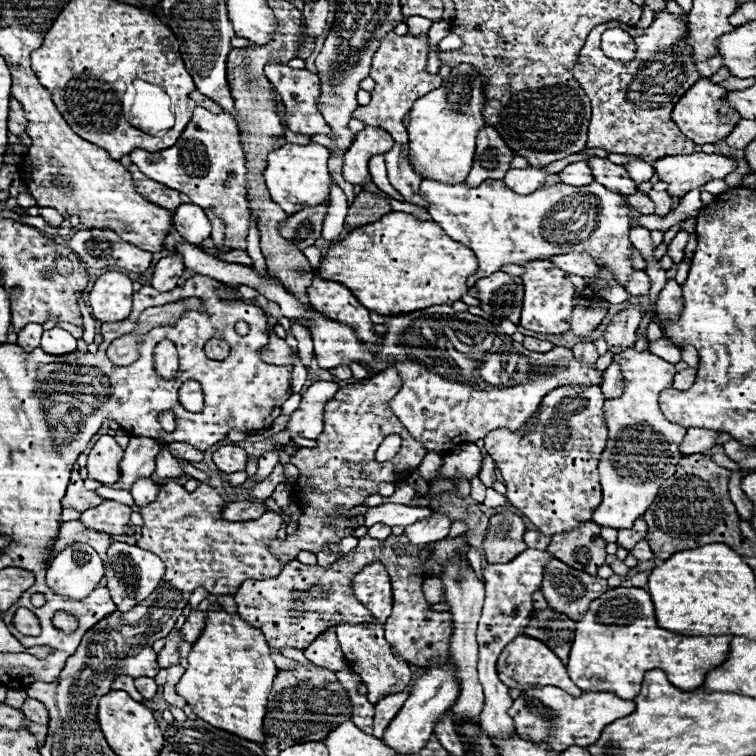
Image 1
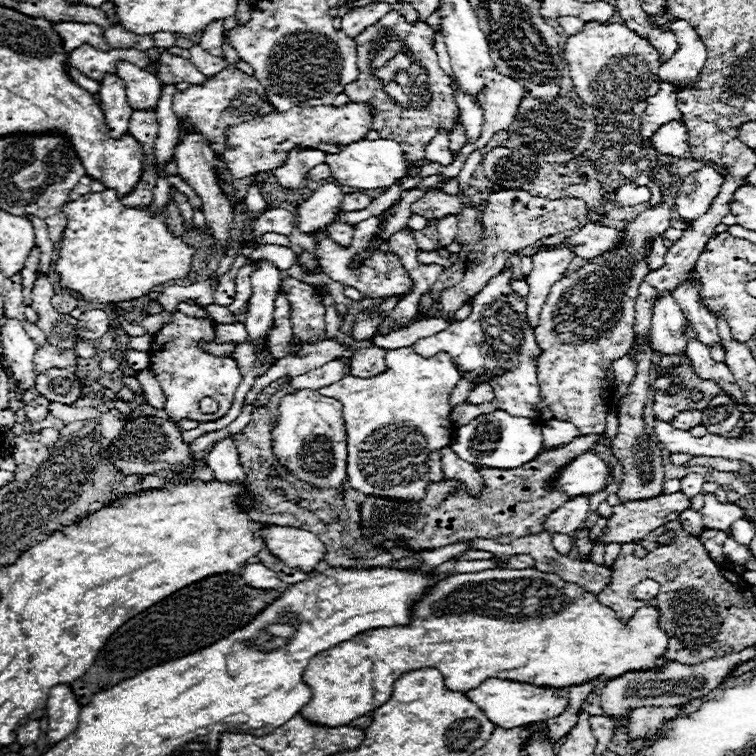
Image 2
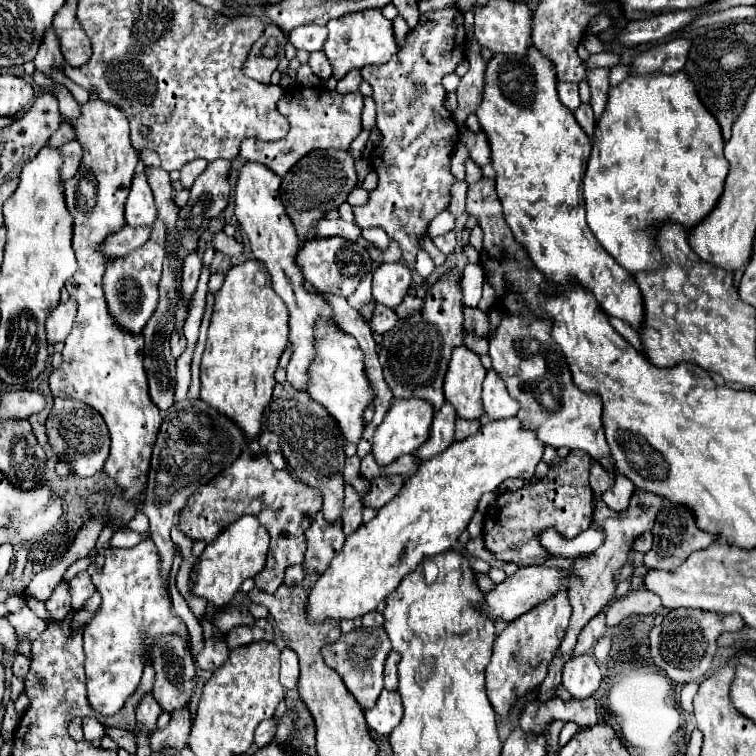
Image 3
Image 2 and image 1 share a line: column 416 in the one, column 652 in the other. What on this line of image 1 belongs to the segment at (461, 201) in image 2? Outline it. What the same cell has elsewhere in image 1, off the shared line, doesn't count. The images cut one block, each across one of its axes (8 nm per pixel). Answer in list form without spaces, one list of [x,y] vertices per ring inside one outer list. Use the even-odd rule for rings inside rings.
[[[636,192],[628,196],[628,204],[638,212],[638,214],[654,214],[654,202],[648,198],[648,194]]]

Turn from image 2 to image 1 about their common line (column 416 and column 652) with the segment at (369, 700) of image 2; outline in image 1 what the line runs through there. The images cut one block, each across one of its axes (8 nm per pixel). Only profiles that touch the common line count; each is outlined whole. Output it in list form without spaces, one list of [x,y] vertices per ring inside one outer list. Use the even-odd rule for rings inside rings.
[[[618,586],[612,590],[606,590],[600,598],[596,598],[590,604],[590,610],[582,616],[580,622],[576,622],[576,638],[570,650],[568,660],[568,674],[572,682],[582,690],[592,692],[614,692],[616,696],[624,700],[632,700],[640,692],[642,676],[648,670],[660,668],[668,674],[668,680],[682,688],[682,690],[694,690],[700,688],[708,670],[720,666],[728,658],[730,642],[734,636],[680,636],[674,632],[668,632],[658,626],[654,616],[654,604],[650,600],[650,594],[644,588],[636,586]]]

